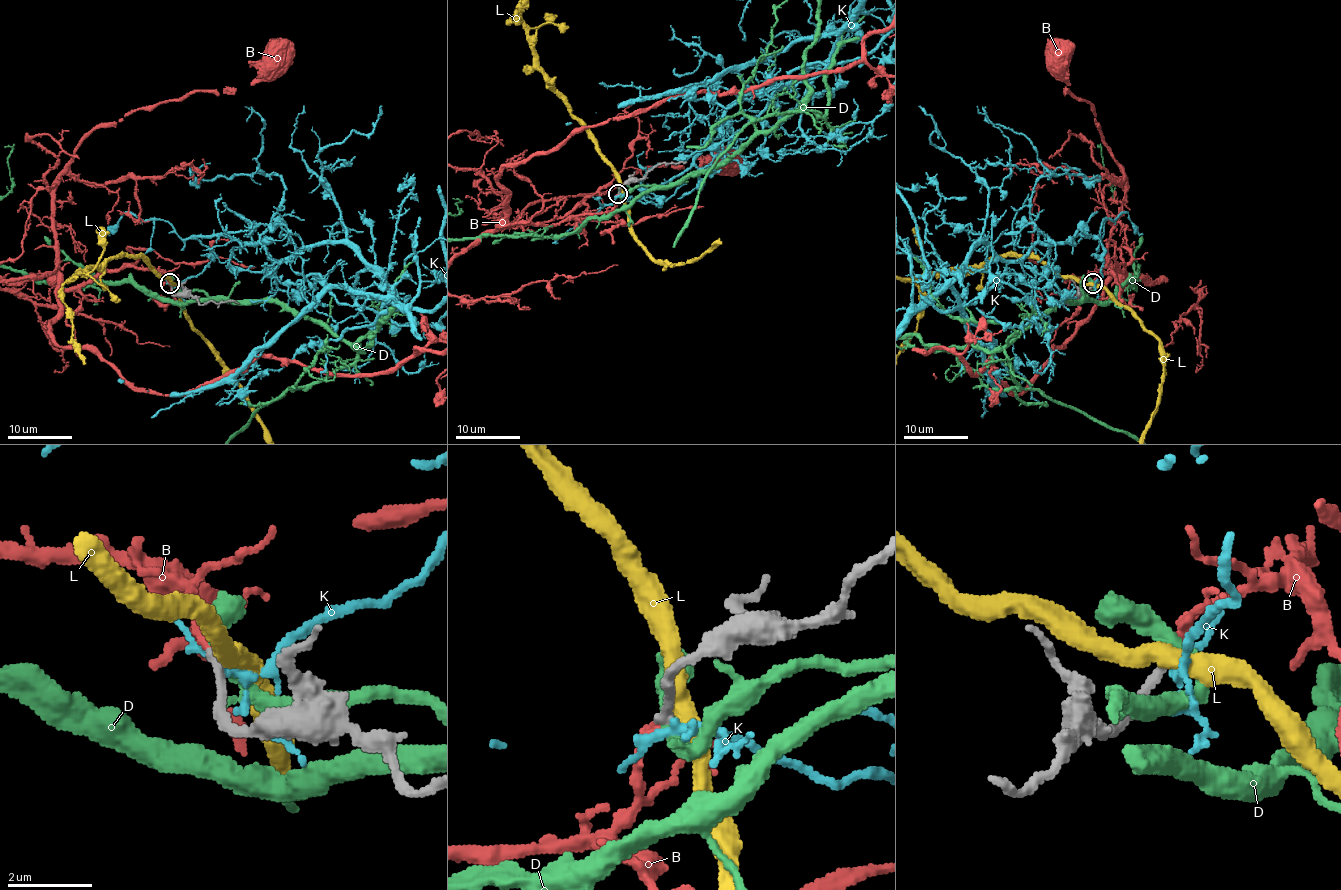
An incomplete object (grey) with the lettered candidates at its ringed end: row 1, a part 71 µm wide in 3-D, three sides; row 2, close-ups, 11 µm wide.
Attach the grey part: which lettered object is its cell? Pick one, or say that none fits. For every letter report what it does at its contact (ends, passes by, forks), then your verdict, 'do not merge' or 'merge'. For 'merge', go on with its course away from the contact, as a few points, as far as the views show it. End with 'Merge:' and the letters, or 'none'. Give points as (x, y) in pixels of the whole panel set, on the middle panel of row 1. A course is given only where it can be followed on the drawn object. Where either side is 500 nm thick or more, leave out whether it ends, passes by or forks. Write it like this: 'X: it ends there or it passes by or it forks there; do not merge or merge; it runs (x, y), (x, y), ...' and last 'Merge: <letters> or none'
B: it passes by; merge; it runs (619, 193), (609, 211), (544, 225), (507, 224), (504, 209), (502, 225), (541, 199), (722, 161)
D: it passes by; do not merge
K: it forks there; do not merge
L: it passes by; do not merge
Merge: B

